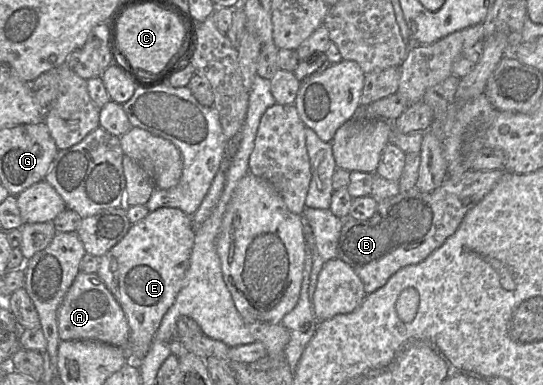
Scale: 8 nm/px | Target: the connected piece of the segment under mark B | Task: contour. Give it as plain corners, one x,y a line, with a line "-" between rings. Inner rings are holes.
502,169
467,170
461,175
447,175
441,186
432,192
421,192
417,187
413,187
378,202
374,215
369,219
358,220
350,216
341,218
342,227
337,244
337,258
353,269
362,281
366,294
378,290
399,269
420,263
453,235
466,213
493,189
505,172

